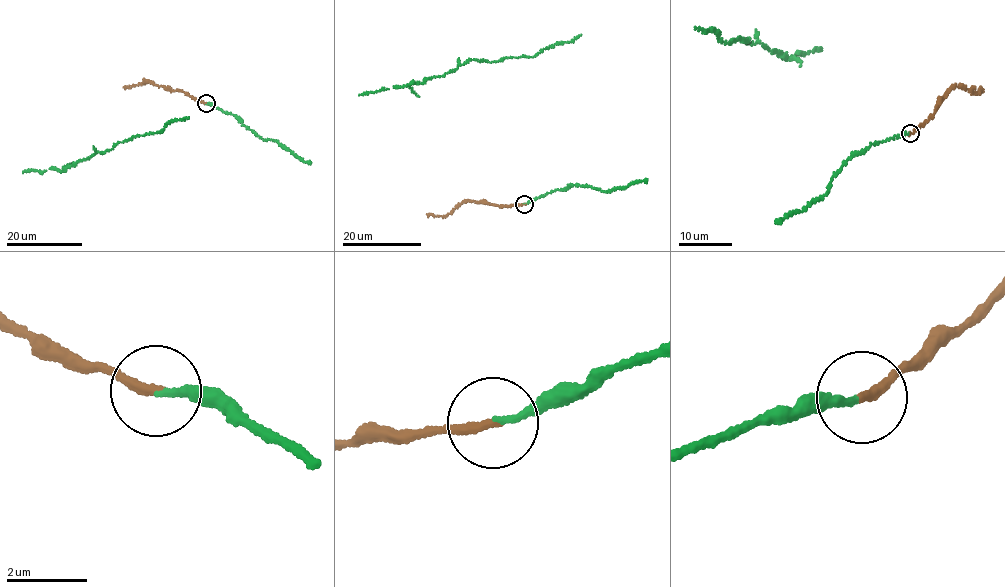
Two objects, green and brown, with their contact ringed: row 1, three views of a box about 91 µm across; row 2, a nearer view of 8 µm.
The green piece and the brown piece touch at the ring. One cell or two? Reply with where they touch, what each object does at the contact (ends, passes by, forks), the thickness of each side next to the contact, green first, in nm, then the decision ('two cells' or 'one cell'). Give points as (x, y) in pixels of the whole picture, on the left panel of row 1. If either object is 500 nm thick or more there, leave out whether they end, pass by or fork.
place (206, 103); green ends; brown ends; calibres 150 and 240 nm; one cell

